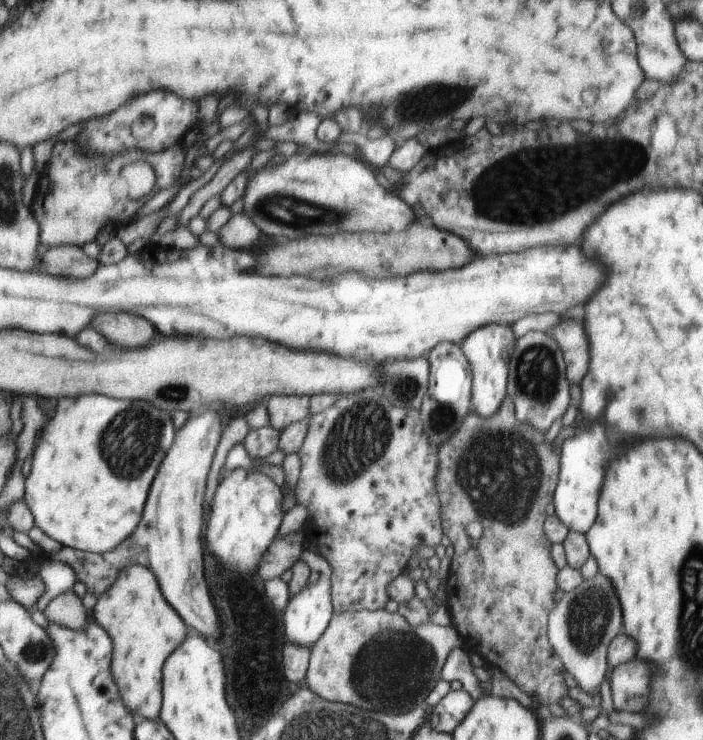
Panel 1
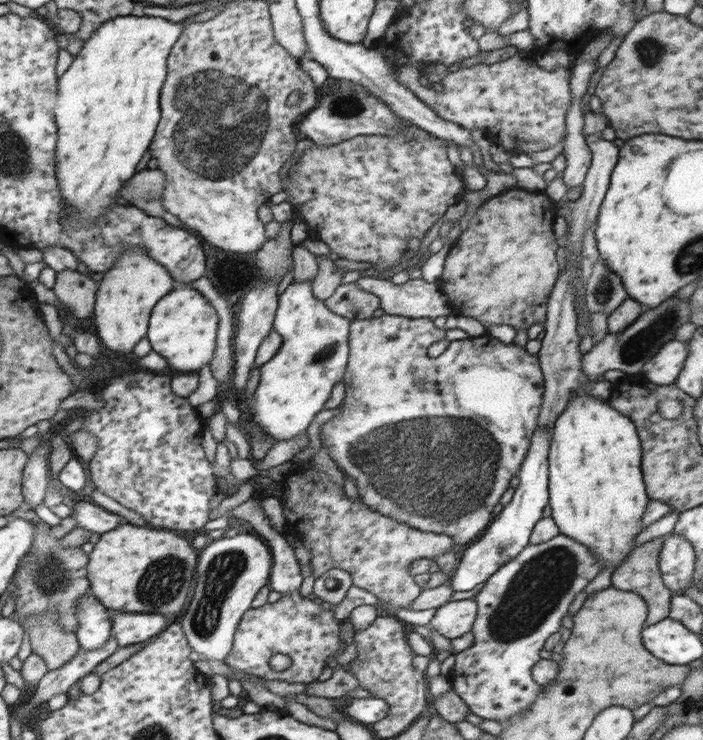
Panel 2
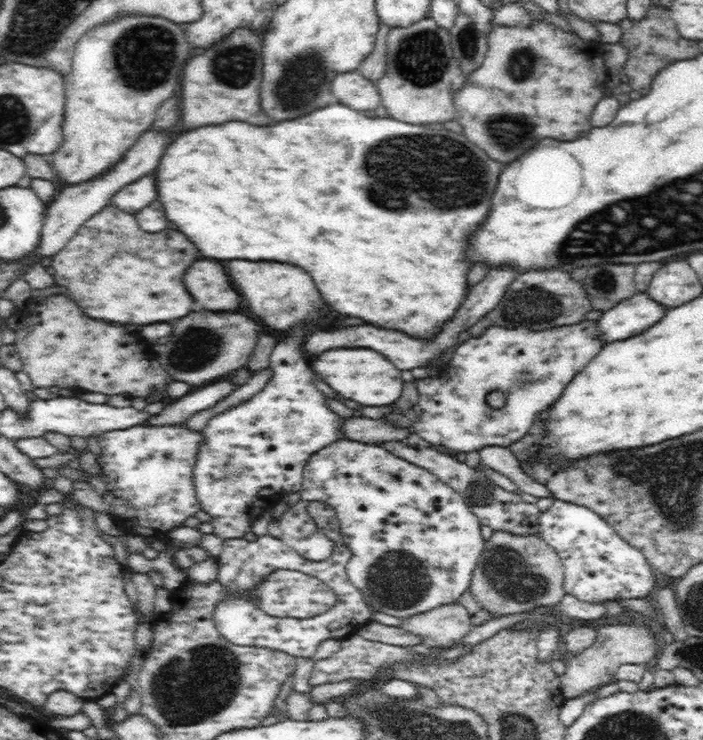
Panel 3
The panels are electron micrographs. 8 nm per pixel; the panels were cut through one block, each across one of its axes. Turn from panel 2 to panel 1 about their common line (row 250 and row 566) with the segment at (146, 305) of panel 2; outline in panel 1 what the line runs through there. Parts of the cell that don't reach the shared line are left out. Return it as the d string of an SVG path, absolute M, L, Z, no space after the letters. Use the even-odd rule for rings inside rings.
M126 566L111 588L99 596L92 614L113 639L113 646L118 646L113 652L112 671L125 705L137 720L158 720L162 704L161 670L168 654L184 640L186 624L164 600L154 574L146 566L128 568L132 566Z

